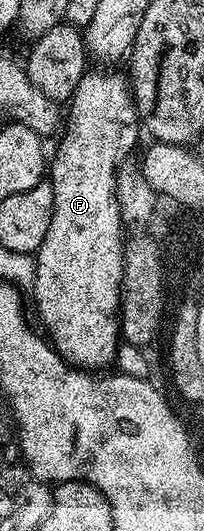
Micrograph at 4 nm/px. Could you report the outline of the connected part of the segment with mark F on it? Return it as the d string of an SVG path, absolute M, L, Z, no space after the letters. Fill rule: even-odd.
M89 69L82 76L82 80L77 84L76 90L72 93L70 107L72 106L72 123L68 126L68 131L64 134L64 139L60 142L60 147L56 150L56 155L50 158L50 181L54 192L54 212L50 220L50 228L46 232L46 240L42 240L39 250L34 255L36 263L36 279L30 284L36 296L36 310L40 313L42 321L48 325L48 330L52 333L50 337L51 345L57 354L65 362L76 368L108 368L113 365L118 354L118 347L121 345L121 291L124 284L124 248L125 227L120 221L120 205L116 195L116 172L117 169L125 165L128 153L136 146L136 141L142 135L142 119L136 112L136 99L133 98L130 89L130 82L123 73L115 74L112 70L92 70Z

